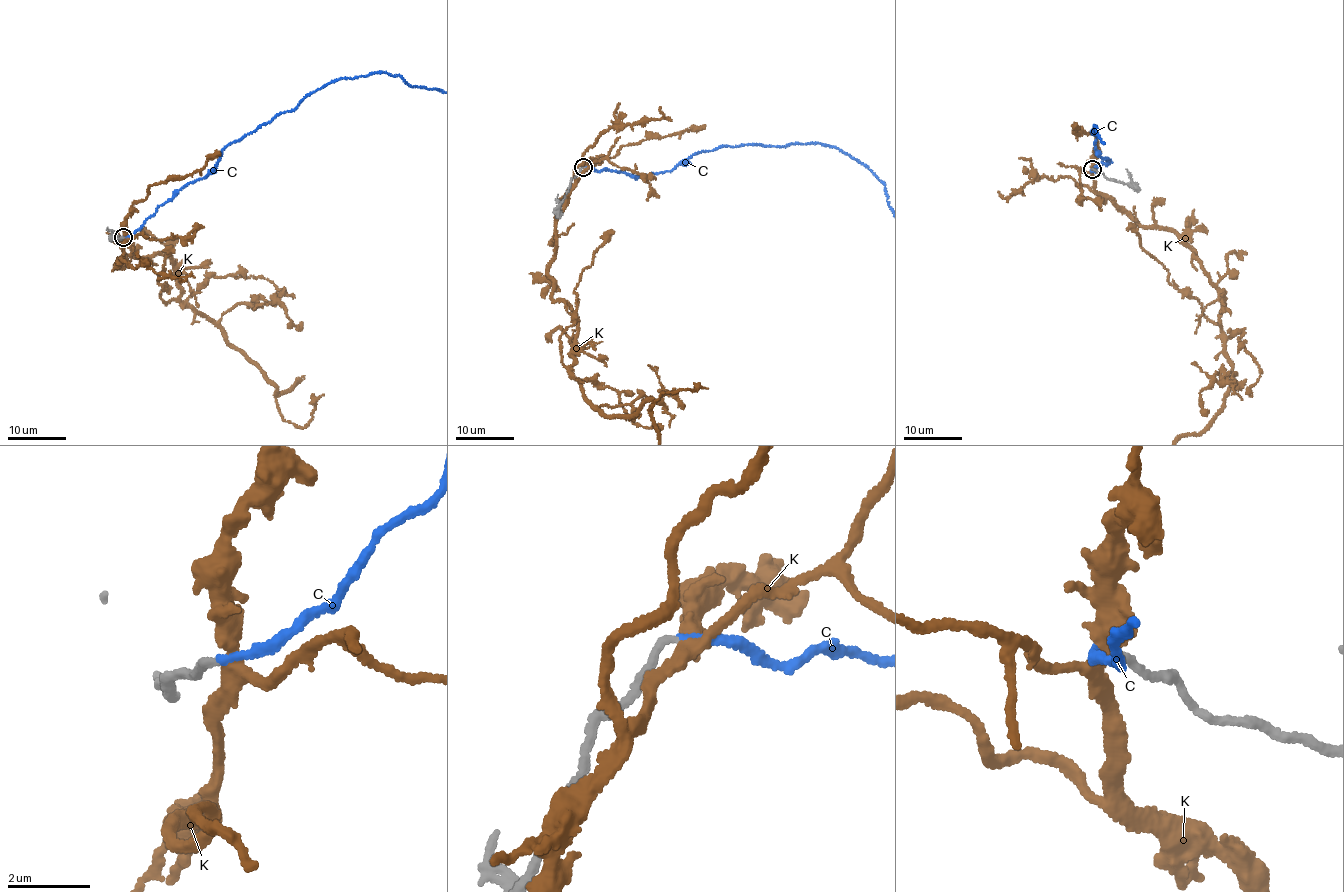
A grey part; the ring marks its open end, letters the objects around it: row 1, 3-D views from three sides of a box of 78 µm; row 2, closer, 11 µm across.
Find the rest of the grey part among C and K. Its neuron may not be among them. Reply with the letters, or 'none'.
C

